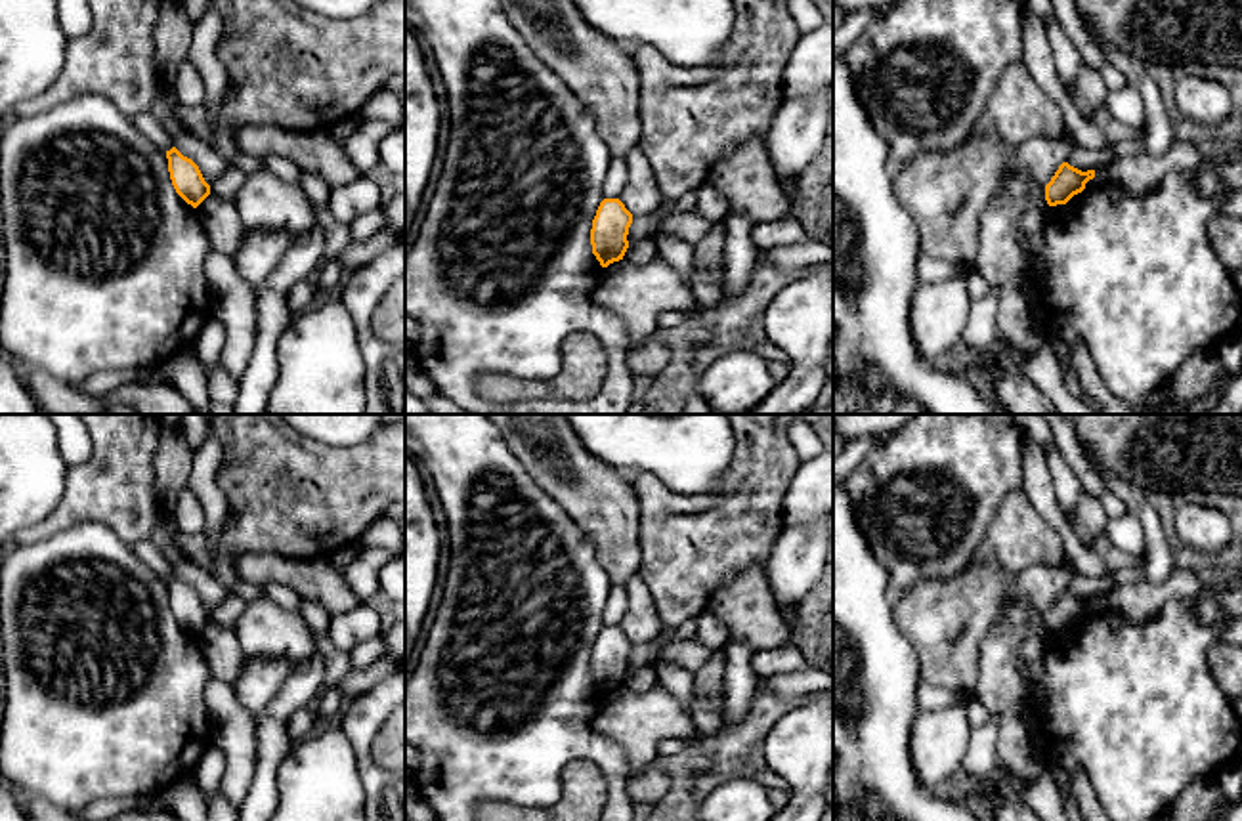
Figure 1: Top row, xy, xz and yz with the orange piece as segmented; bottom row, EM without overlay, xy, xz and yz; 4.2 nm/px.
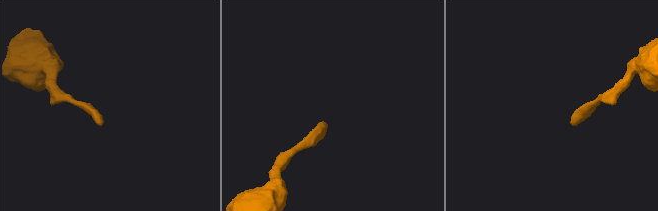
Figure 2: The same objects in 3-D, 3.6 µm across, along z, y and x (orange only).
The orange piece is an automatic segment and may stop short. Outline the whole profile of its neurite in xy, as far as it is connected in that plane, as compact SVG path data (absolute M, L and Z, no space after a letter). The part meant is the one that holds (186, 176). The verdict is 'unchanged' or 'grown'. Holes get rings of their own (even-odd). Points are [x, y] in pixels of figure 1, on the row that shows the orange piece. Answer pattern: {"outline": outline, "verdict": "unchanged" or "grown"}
{"outline": "M176 147L166 151L168 172L176 193L193 208L197 208L208 195L210 185L204 181L199 166L183 157Z", "verdict": "unchanged"}

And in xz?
{"outline": "M604 199L596 210L590 229L592 254L602 267L623 260L629 248L629 227L632 214L619 199Z", "verdict": "unchanged"}

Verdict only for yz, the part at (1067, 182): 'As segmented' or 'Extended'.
As segmented

